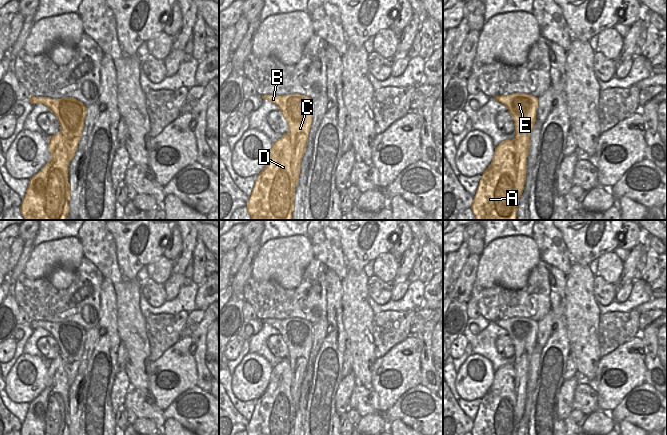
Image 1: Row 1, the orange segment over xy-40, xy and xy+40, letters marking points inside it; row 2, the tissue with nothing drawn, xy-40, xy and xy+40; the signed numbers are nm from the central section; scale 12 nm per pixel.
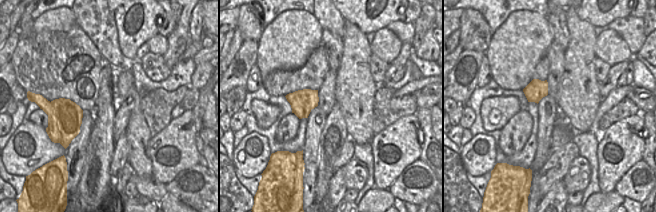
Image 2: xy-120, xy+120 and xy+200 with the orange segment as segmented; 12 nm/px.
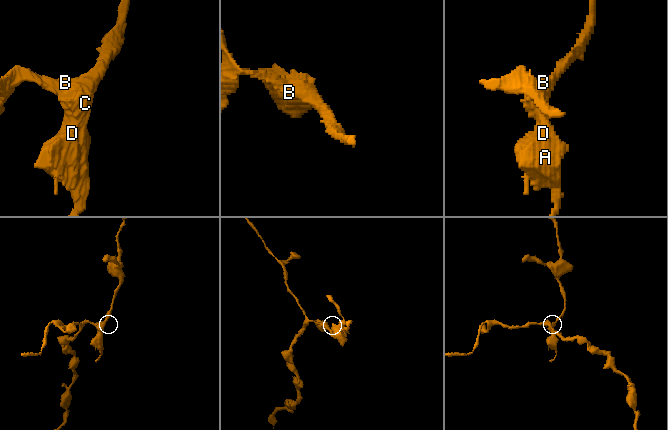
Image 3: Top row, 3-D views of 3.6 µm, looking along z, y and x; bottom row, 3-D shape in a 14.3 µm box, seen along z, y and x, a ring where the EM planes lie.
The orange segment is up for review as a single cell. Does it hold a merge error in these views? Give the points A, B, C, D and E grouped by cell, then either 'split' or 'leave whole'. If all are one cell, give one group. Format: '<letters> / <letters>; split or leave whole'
A D / B C E; split

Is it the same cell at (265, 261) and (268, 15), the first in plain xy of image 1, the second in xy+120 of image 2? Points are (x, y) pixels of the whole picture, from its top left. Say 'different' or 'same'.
different

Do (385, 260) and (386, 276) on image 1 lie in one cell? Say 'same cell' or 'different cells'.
same cell

